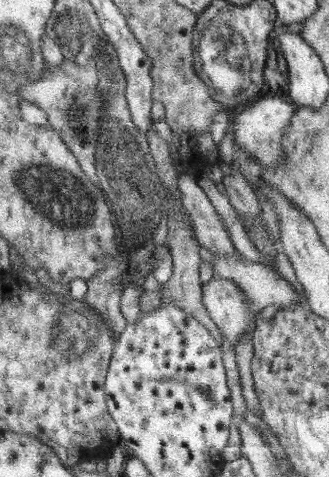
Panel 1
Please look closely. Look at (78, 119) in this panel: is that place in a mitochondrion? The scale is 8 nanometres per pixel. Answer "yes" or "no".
yes

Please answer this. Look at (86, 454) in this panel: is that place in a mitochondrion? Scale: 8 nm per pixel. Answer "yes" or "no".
no

